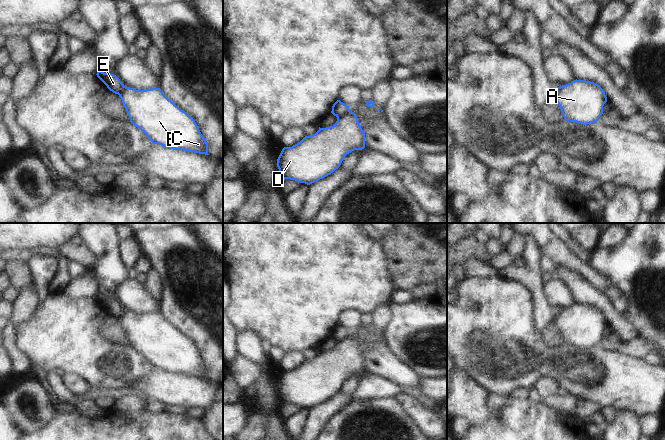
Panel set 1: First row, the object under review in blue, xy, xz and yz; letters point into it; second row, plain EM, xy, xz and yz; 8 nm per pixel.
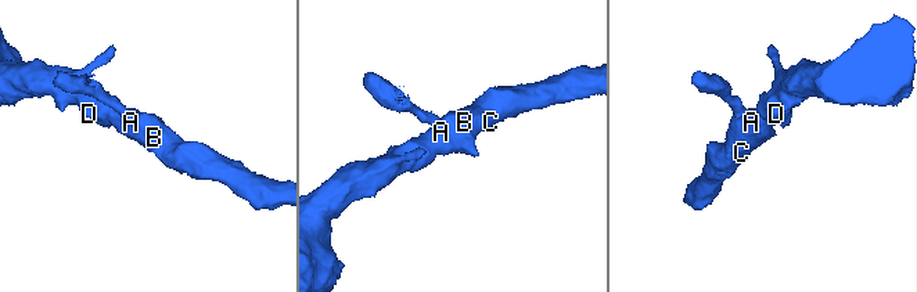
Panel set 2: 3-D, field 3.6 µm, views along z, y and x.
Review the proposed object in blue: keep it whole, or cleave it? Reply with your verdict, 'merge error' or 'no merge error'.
merge error

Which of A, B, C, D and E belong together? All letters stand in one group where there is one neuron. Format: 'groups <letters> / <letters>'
groups A B C D / E

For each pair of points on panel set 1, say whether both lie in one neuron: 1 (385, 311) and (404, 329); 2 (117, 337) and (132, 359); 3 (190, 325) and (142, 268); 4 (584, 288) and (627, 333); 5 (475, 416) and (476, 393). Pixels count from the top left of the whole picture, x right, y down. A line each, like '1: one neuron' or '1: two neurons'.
1: two neurons
2: two neurons
3: two neurons
4: one neuron
5: one neuron

